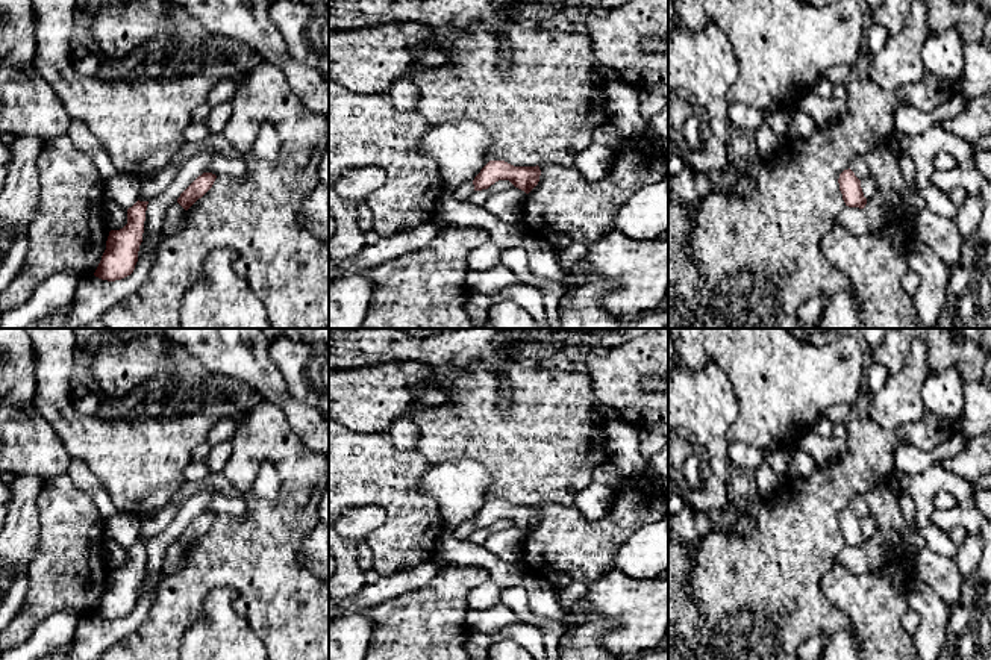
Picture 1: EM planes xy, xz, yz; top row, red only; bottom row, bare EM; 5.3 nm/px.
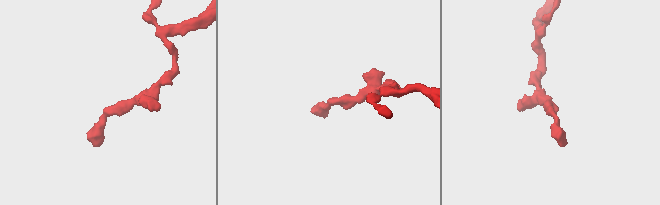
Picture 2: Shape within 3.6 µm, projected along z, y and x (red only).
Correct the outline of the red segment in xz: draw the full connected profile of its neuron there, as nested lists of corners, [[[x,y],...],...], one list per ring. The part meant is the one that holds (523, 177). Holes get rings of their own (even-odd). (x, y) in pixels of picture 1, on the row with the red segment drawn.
[[[489,160],[474,177],[474,191],[488,189],[499,180],[509,180],[515,188],[529,194],[539,182],[539,167],[514,167],[505,160]]]

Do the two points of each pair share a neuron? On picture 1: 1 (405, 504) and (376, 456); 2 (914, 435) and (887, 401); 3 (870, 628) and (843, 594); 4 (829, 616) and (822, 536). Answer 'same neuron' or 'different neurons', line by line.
1: same neuron
2: different neurons
3: same neuron
4: same neuron

